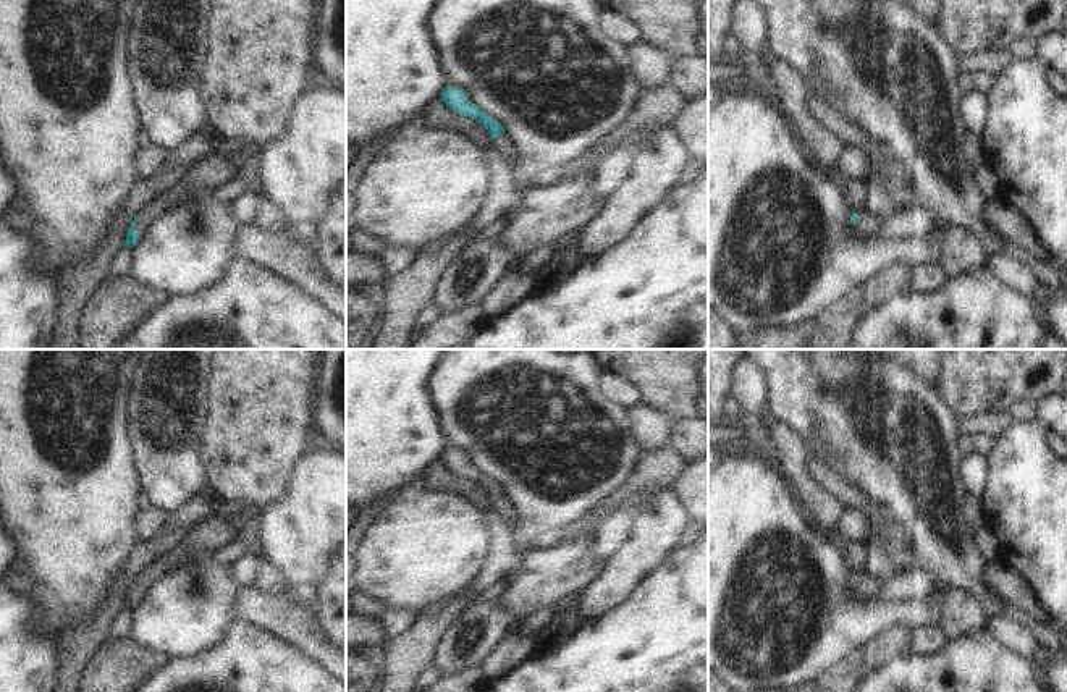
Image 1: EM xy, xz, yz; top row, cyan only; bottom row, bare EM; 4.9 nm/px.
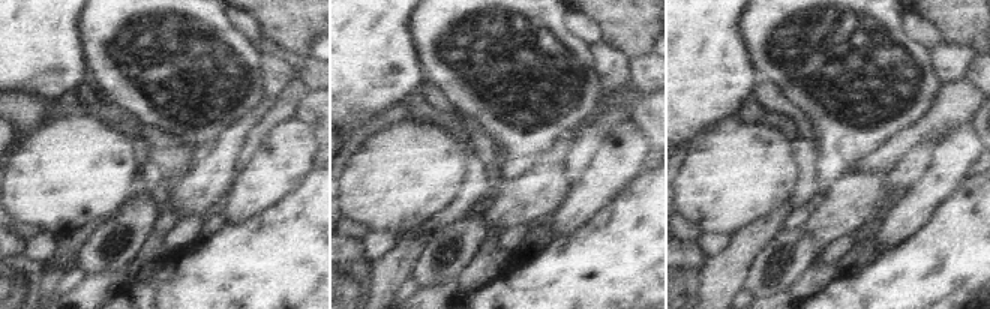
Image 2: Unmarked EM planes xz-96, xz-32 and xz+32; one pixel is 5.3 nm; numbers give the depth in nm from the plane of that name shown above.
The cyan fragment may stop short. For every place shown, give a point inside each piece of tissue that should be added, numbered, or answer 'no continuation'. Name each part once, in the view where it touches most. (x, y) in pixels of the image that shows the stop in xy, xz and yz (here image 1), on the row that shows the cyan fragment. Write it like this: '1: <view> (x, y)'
1: xy (209, 173)

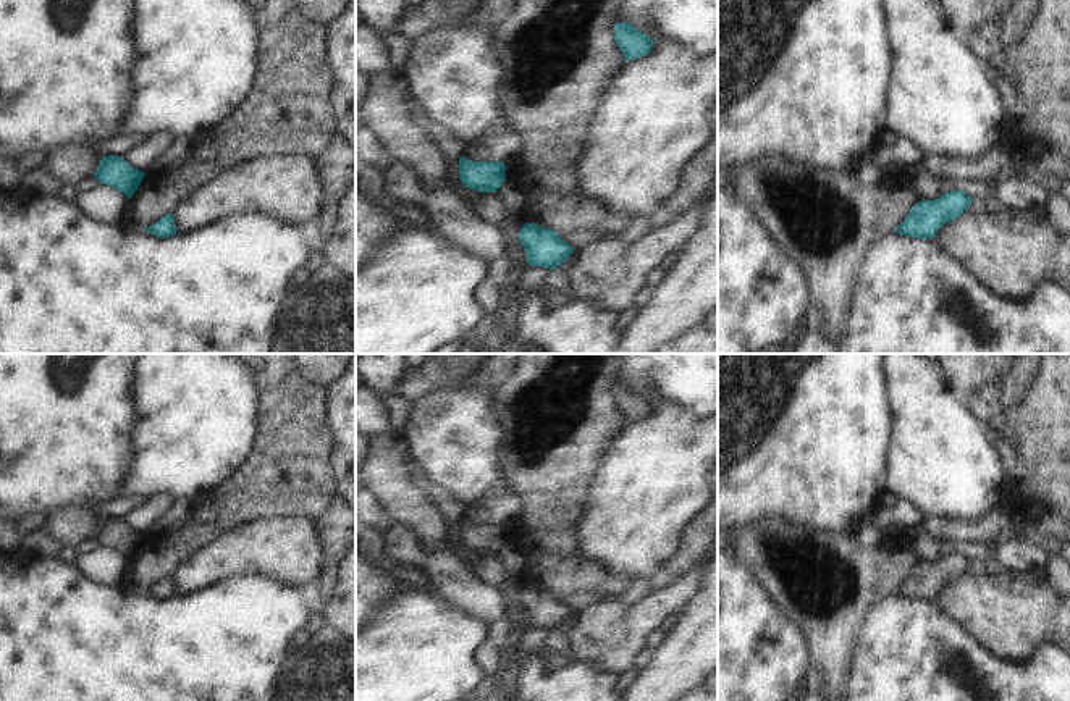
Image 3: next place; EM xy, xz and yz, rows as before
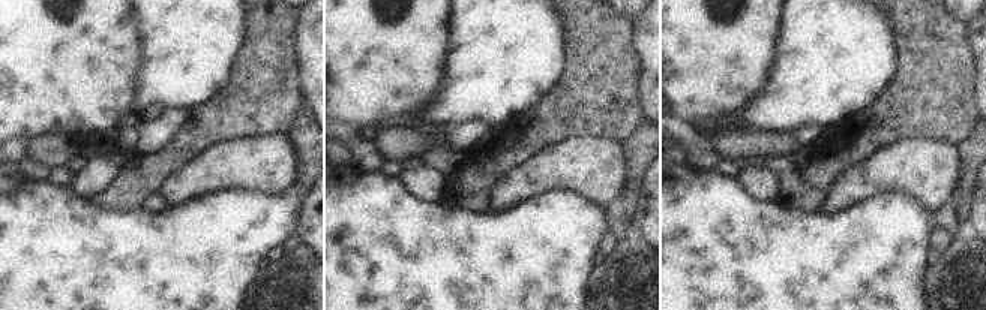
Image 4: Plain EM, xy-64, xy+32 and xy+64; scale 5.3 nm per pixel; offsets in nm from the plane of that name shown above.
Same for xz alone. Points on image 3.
no continuation

